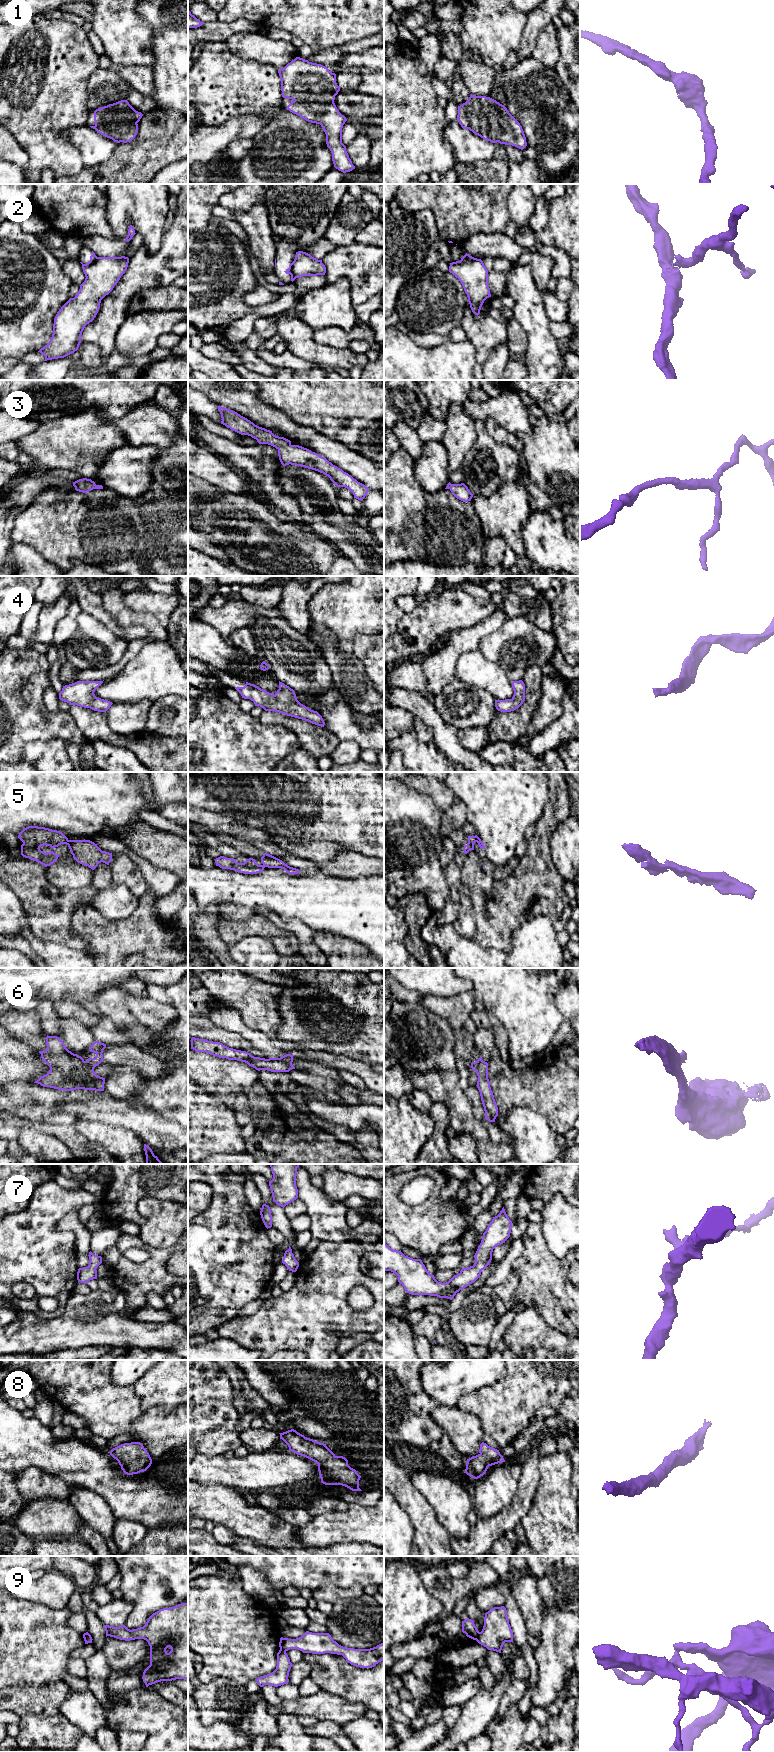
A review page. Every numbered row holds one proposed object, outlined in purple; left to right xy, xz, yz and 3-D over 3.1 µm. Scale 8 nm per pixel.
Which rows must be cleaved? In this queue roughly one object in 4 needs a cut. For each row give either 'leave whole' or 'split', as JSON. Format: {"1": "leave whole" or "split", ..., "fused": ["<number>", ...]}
{"1": "leave whole", "2": "split", "3": "leave whole", "4": "leave whole", "5": "split", "6": "split", "7": "leave whole", "8": "leave whole", "9": "split", "fused": ["2", "5", "6", "9"]}

